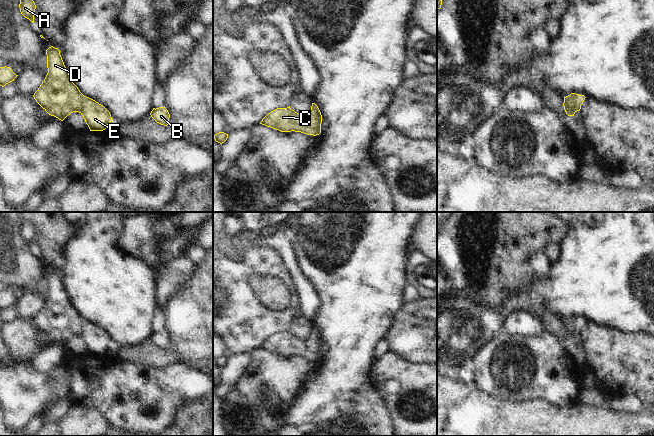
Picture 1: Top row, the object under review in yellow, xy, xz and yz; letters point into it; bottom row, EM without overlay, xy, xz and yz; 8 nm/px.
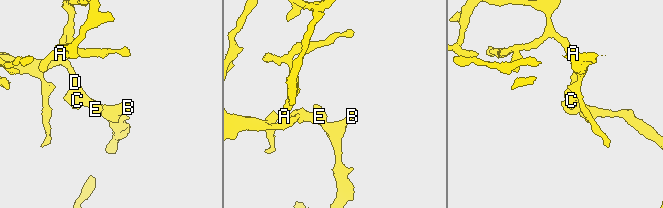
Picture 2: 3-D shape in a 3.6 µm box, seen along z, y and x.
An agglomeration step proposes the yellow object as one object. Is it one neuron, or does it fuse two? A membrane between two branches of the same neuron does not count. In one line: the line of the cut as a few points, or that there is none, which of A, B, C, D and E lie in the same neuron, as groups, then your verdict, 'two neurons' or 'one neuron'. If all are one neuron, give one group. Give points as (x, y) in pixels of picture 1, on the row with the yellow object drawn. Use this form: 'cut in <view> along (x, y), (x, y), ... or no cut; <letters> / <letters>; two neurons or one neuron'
cut in xz along (303, 116), (304, 123), (312, 134); A C D / B E; two neurons

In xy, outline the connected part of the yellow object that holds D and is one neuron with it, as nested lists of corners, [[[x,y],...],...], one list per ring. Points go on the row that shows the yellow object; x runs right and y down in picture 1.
[[[51,46],[46,55],[48,73],[33,97],[49,115],[63,121],[73,112],[80,113],[83,94],[72,82],[60,50]]]

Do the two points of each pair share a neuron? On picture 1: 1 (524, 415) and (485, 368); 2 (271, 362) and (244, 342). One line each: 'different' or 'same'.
1: different
2: different

